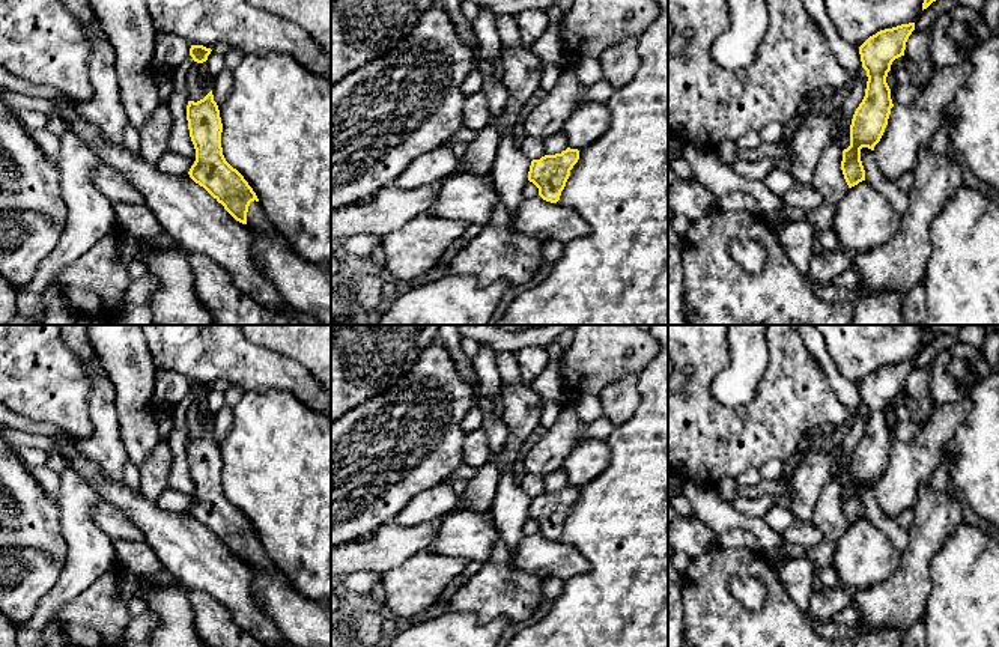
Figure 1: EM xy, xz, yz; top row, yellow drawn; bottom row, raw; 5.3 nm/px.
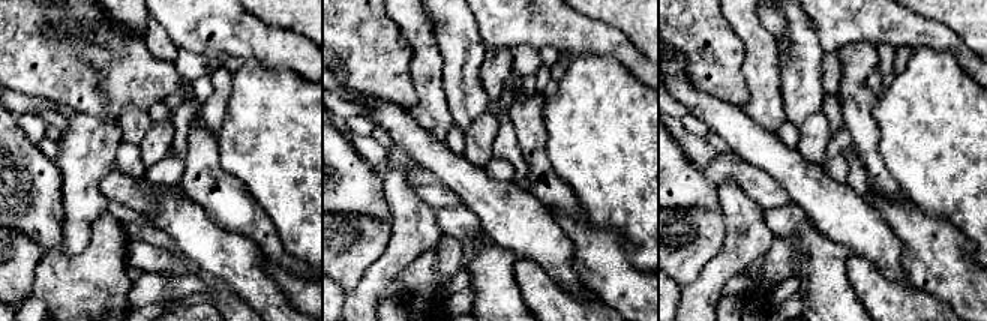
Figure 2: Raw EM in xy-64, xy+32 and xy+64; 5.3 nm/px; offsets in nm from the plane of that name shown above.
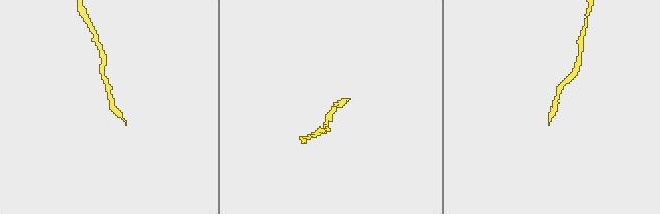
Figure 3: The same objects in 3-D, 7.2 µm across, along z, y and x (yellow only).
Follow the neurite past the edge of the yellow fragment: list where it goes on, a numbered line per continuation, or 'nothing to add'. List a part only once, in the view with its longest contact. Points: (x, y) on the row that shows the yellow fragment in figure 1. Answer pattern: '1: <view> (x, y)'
1: xy (256, 218)

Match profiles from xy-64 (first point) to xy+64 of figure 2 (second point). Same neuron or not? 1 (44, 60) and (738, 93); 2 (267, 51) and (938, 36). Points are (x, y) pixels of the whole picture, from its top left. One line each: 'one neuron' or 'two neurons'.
1: one neuron
2: one neuron

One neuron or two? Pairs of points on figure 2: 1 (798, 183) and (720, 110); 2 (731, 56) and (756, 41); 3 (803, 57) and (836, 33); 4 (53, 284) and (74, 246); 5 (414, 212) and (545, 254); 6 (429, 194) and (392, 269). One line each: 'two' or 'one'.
1: one
2: two
3: two
4: two
5: two
6: two

